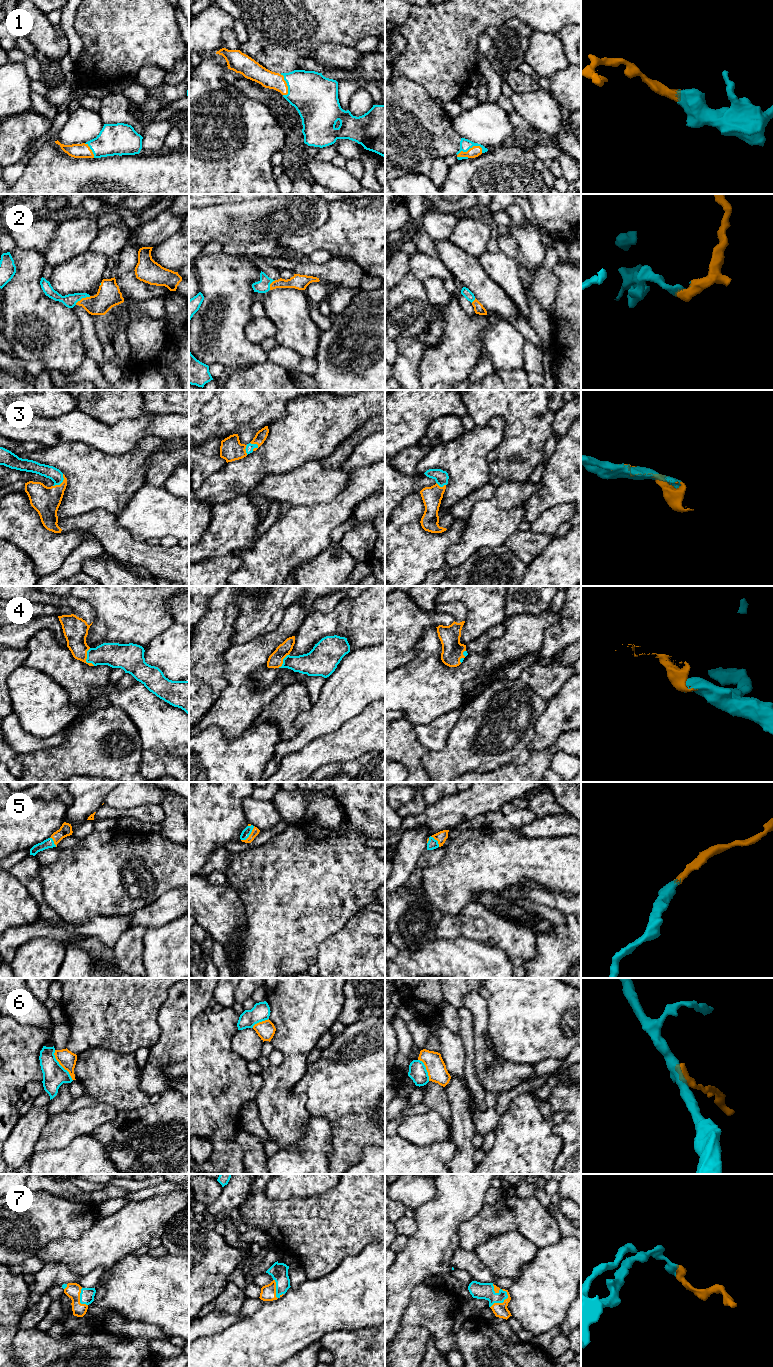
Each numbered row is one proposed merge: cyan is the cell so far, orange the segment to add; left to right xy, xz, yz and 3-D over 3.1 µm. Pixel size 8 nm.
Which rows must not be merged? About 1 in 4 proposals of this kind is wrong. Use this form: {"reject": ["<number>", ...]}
{"reject": ["6"]}

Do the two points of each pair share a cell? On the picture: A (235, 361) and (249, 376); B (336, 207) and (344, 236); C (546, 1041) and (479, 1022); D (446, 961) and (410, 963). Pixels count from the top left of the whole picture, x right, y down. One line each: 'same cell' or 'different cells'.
A: different cells
B: same cell
C: different cells
D: same cell

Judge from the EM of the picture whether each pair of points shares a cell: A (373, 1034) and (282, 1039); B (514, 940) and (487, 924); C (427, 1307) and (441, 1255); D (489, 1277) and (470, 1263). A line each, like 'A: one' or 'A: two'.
A: two
B: one
C: two
D: one

